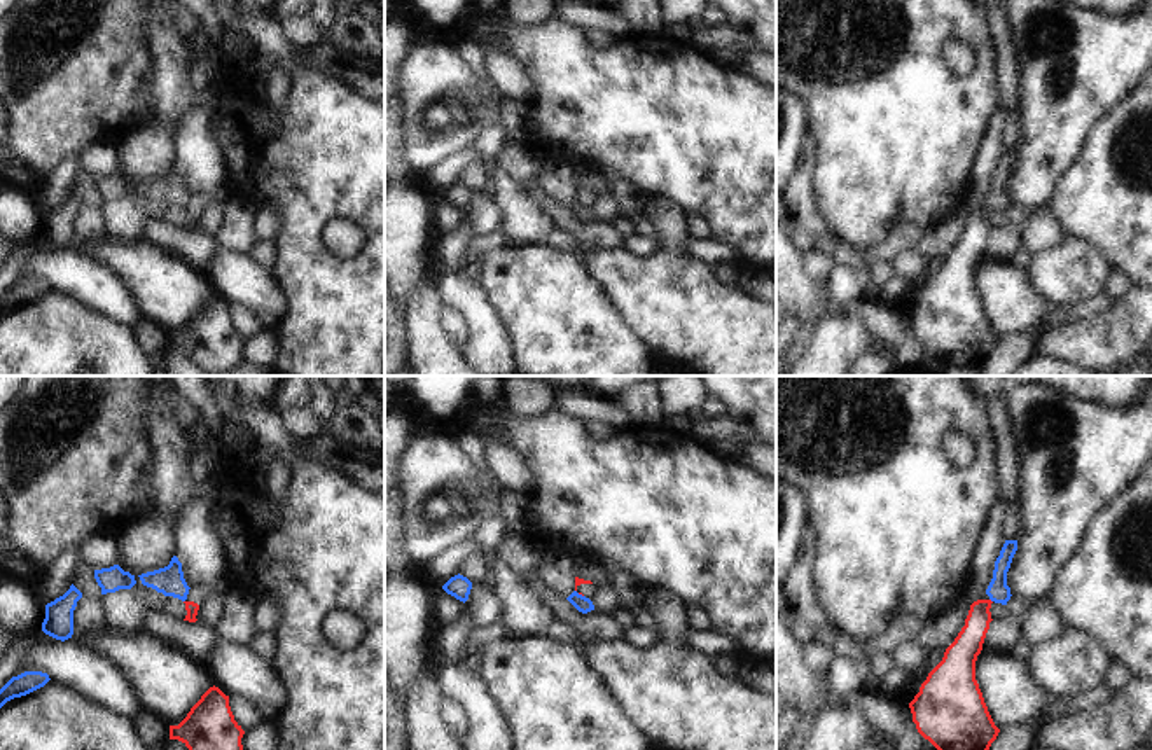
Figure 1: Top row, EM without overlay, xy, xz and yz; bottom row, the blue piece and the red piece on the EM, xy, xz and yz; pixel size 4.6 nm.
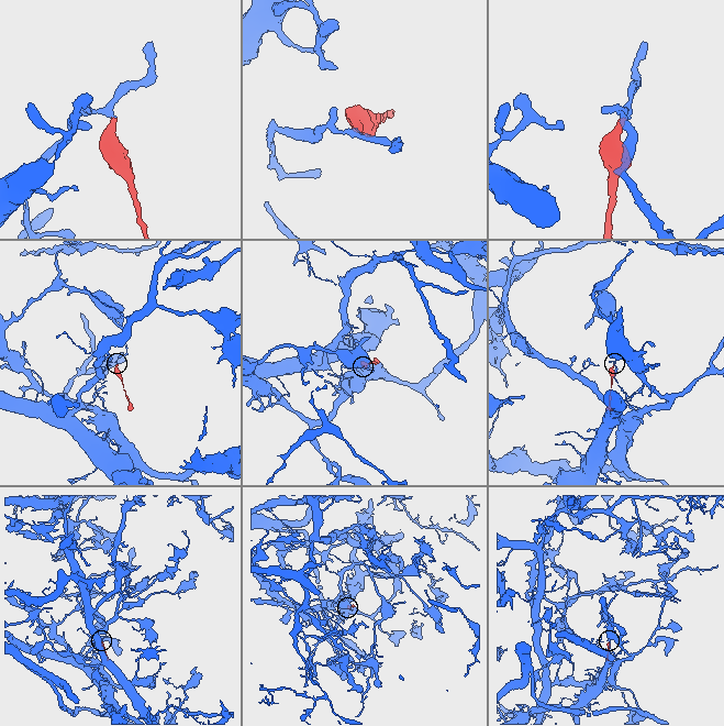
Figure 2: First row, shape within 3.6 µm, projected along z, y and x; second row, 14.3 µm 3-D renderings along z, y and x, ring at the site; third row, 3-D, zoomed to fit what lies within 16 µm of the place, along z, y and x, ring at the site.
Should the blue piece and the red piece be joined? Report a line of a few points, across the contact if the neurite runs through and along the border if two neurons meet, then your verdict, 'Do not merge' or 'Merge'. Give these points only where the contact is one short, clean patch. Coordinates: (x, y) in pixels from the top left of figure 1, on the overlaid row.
Line: xz (576, 590), (582, 597). Do not merge.

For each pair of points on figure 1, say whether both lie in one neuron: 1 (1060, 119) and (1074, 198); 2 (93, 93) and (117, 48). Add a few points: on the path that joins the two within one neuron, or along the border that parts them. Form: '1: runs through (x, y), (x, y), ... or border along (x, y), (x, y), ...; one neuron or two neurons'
1: border along (1088, 133), (1081, 154), (1046, 205); two neurons
2: runs through (93, 83), (93, 72), (107, 58); one neuron

